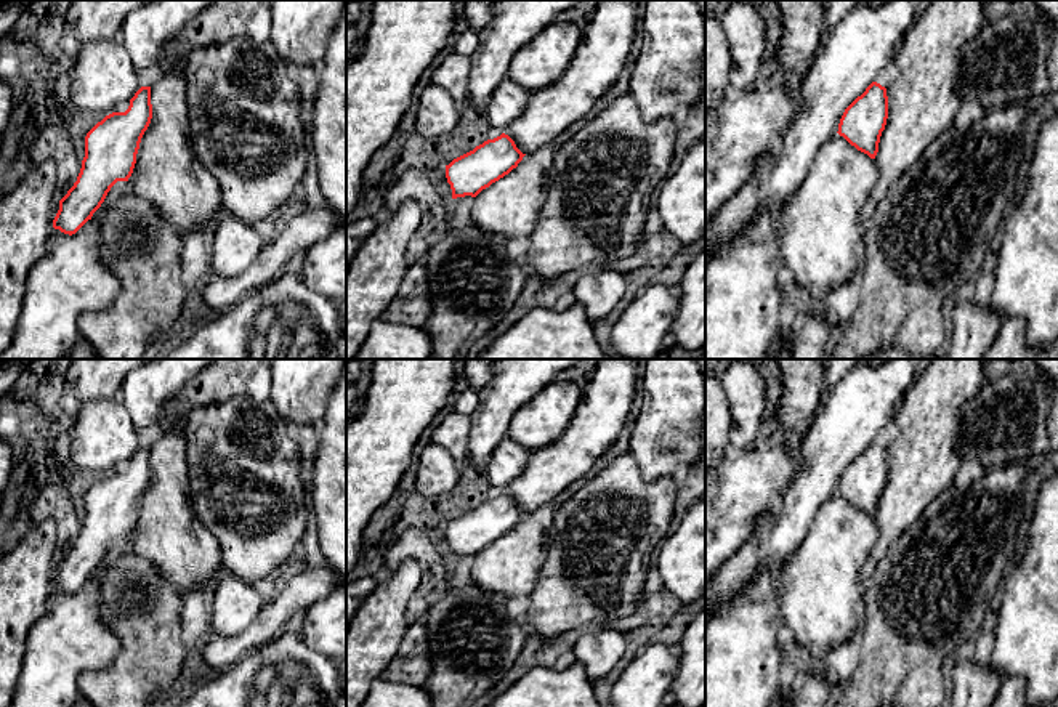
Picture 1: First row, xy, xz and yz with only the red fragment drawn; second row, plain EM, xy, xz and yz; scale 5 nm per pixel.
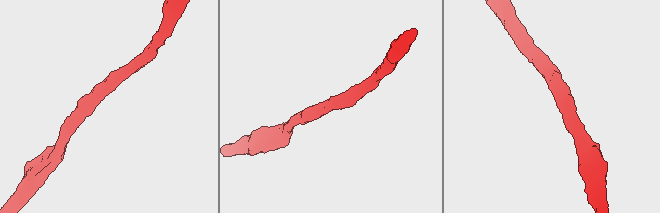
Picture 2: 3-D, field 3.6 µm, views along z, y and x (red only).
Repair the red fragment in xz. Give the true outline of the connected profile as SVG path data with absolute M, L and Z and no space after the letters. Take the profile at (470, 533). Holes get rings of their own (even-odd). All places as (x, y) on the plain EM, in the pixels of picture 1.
M603 359L582 382L584 394L564 434L555 442L531 452L523 471L494 499L487 499L473 510L446 524L446 537L452 558L476 556L483 548L508 534L526 513L550 505L567 486L585 476L624 430L636 391L638 359Z

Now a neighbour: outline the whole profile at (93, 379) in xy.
M72 359L64 385L77 390L82 404L115 399L123 378L146 362L147 359Z

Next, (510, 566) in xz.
M543 505L473 560L471 580L484 592L508 598L531 595L547 556L555 510Z

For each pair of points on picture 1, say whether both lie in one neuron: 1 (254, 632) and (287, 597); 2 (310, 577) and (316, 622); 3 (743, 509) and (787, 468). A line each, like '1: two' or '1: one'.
1: one
2: two
3: one

